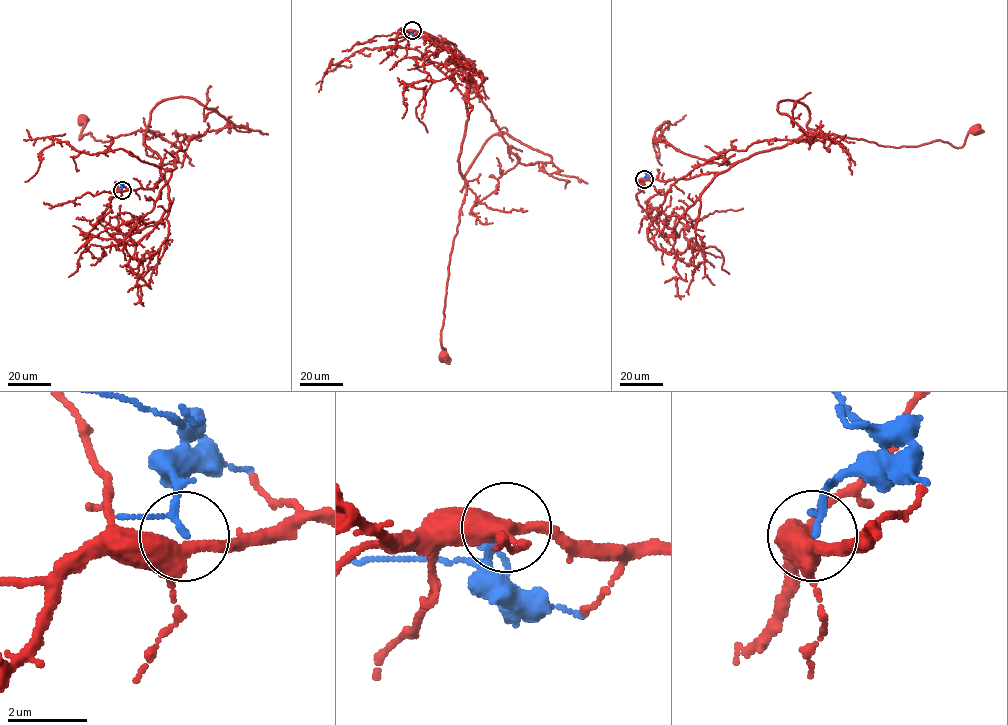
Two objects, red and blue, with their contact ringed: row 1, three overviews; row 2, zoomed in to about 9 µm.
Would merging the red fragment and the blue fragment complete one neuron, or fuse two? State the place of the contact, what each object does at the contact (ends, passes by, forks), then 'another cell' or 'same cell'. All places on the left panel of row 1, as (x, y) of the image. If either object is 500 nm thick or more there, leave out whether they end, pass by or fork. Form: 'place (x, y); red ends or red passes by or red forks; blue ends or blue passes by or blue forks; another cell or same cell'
place (122, 190); red forks; blue passes by; another cell

